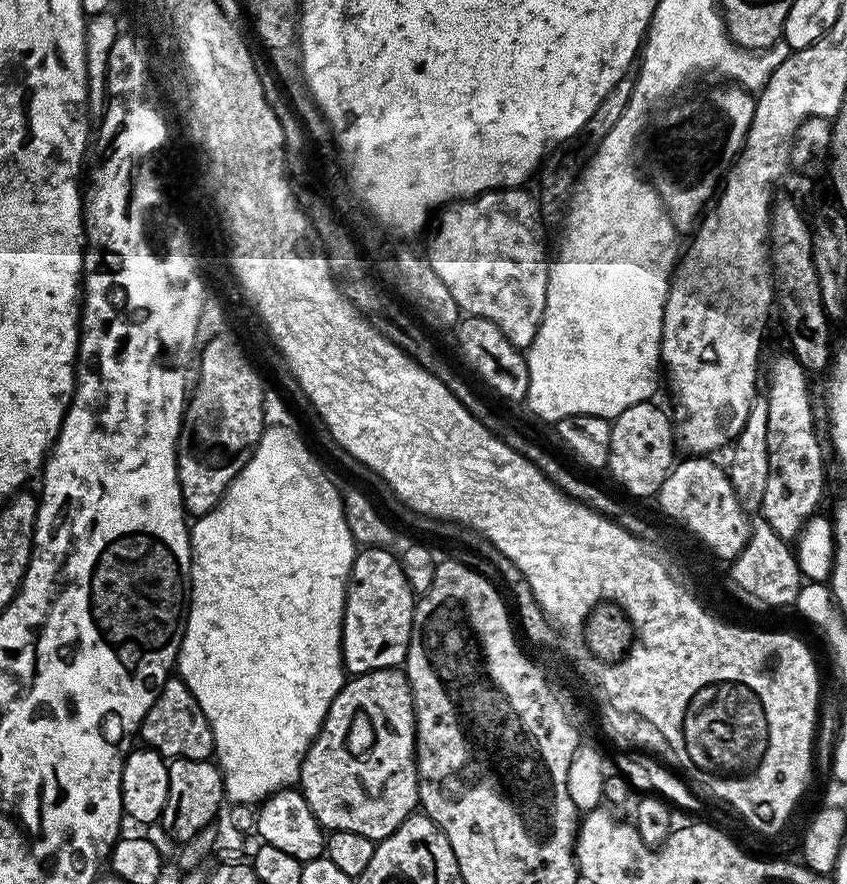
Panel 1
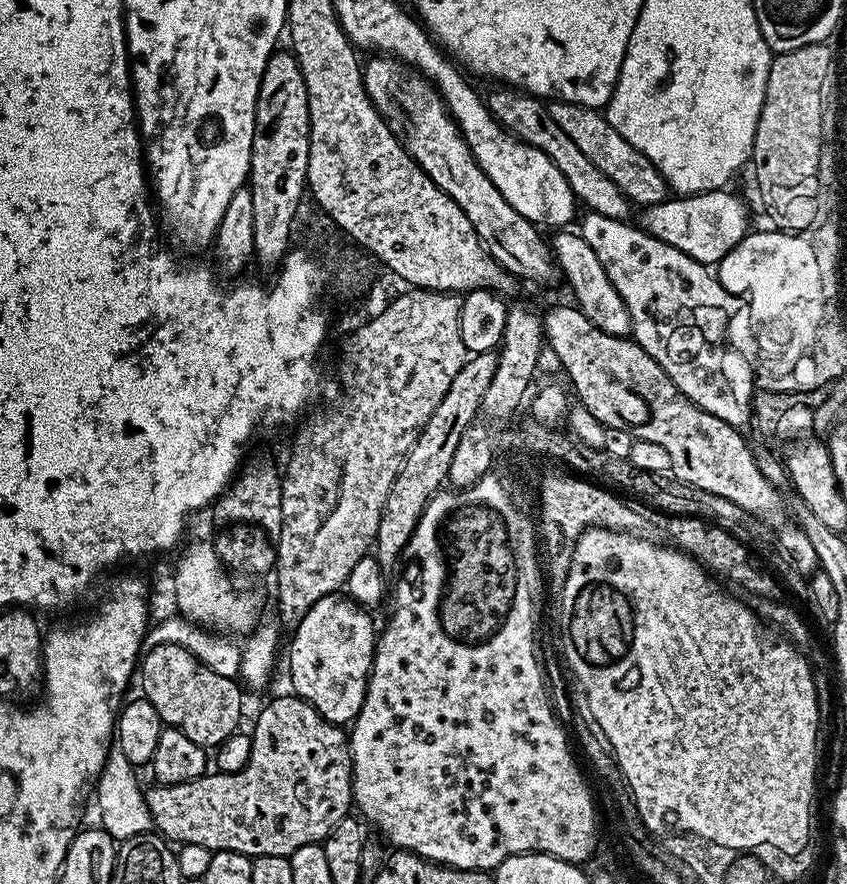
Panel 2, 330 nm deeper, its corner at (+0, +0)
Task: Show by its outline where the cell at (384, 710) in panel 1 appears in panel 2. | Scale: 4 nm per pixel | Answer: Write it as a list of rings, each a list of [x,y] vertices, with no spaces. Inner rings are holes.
[[[295,694],[288,696],[276,696],[256,716],[256,729],[251,729],[252,749],[250,750],[250,762],[240,772],[218,772],[199,776],[197,780],[191,780],[185,784],[161,784],[147,789],[148,809],[152,815],[155,831],[159,835],[172,842],[180,844],[193,844],[194,846],[206,846],[214,852],[237,852],[243,856],[287,856],[291,858],[302,846],[307,844],[320,844],[325,836],[338,822],[342,822],[344,816],[349,815],[353,807],[352,799],[352,755],[348,749],[348,736],[345,729],[339,724],[332,724],[324,720],[307,702]]]

